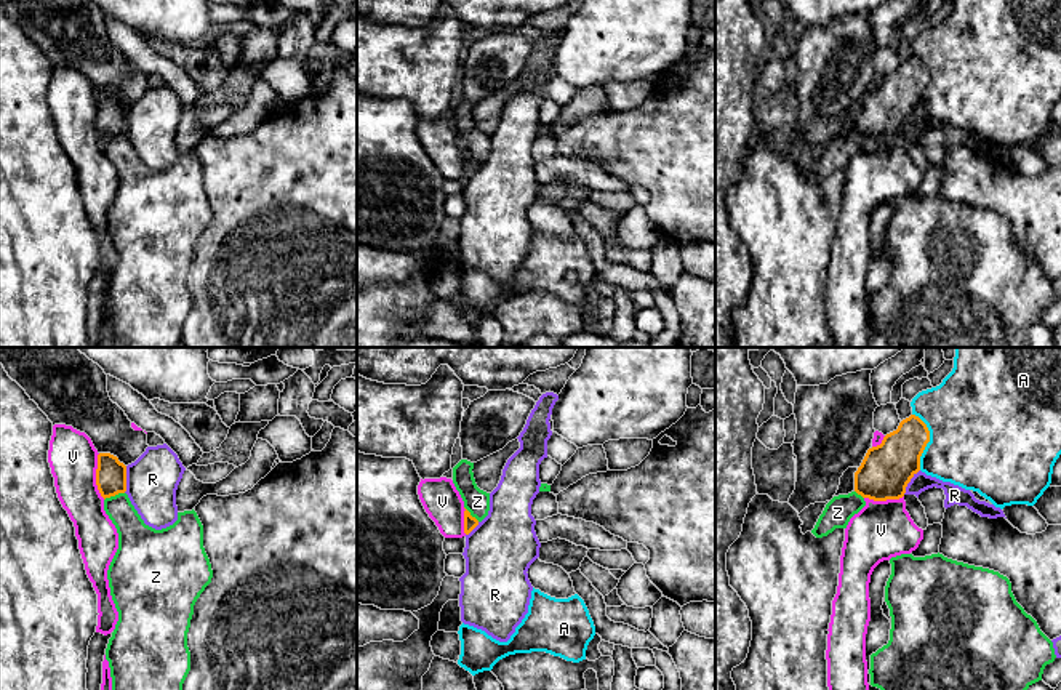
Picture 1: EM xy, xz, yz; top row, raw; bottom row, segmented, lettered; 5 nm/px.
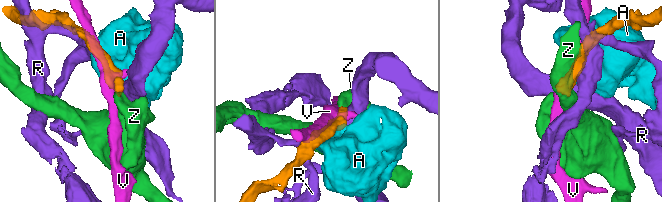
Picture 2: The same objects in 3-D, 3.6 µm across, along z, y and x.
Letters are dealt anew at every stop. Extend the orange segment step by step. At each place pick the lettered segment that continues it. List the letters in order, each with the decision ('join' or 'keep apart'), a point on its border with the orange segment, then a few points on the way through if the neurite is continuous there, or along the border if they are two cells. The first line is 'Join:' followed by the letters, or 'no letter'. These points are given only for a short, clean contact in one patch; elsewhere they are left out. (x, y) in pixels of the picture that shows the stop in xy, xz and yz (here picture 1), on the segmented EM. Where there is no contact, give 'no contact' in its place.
Join: no letter
A: keep apart; meets orange in yz at (928, 441)
R: keep apart; meets orange in xy at (125, 479)
V: keep apart; meets orange in xy at (96, 476)
Z: keep apart; meets orange in xy at (114, 495); border along xy (124, 492), (104, 500)

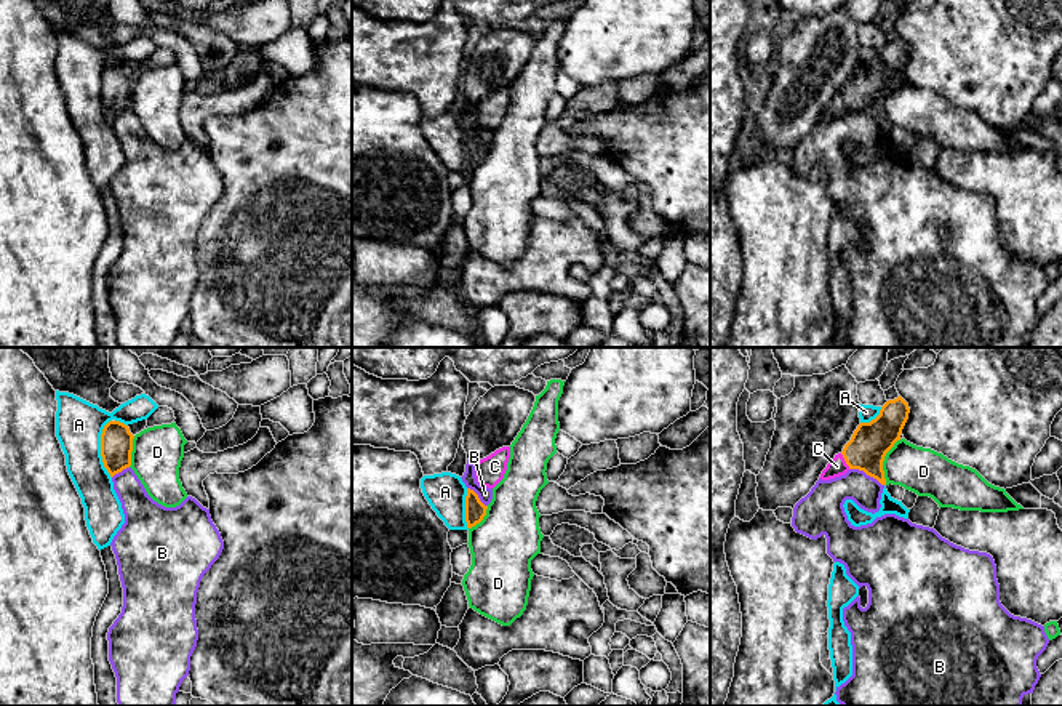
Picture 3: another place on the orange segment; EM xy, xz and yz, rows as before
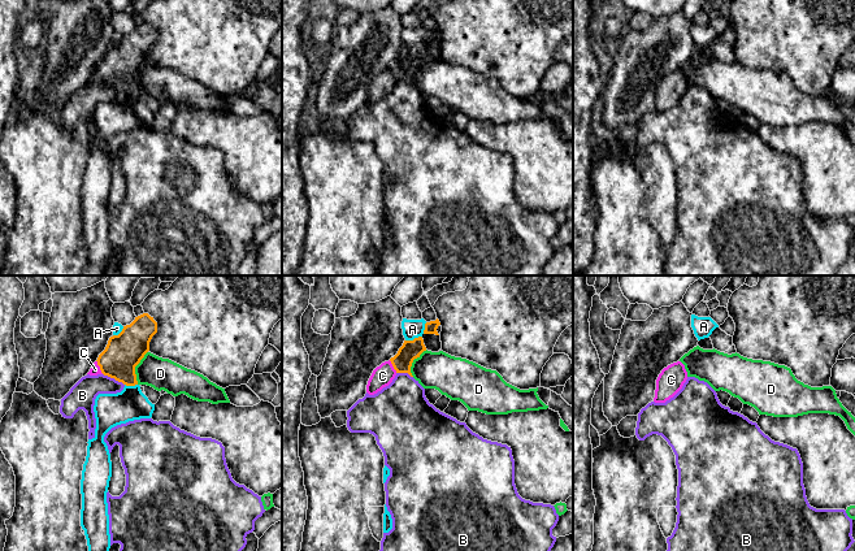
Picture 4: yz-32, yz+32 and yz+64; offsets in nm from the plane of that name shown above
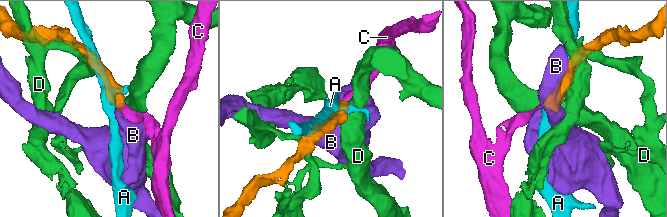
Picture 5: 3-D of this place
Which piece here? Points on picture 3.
Join: C
A: keep apart; meets orange in xy at (101, 449)
B: keep apart; meets orange in yz at (867, 474); border along yz (850, 468), (864, 471), (883, 485)
C: join; meets orange in yz at (845, 460); runs through yz (870, 442), (859, 453), (845, 460), (837, 466)
D: keep apart; meets orange in yz at (883, 460)

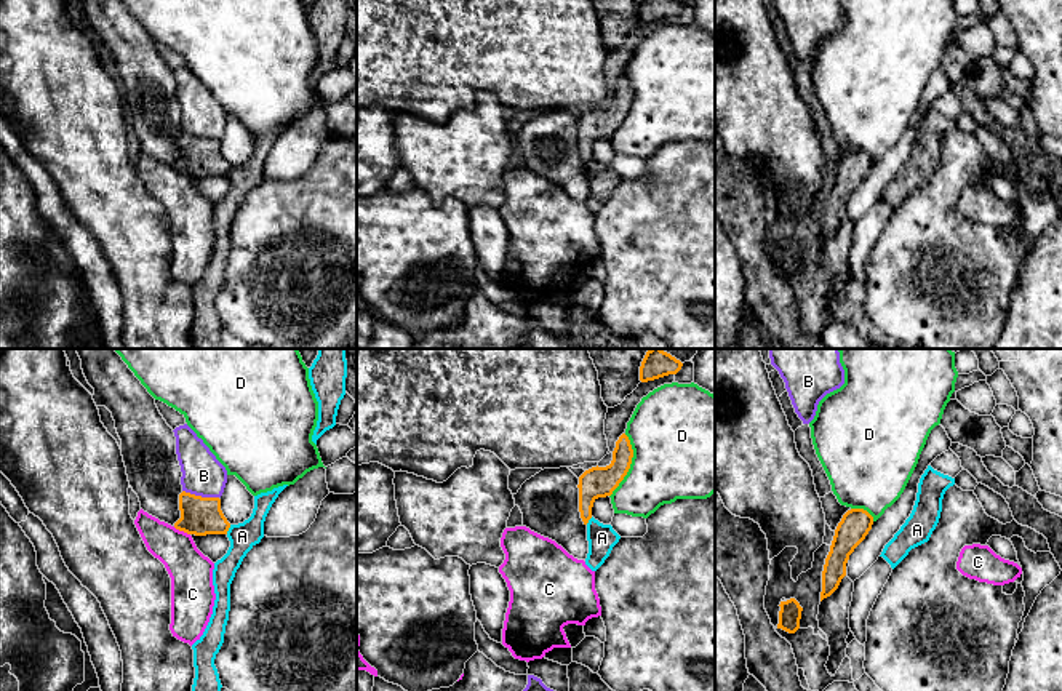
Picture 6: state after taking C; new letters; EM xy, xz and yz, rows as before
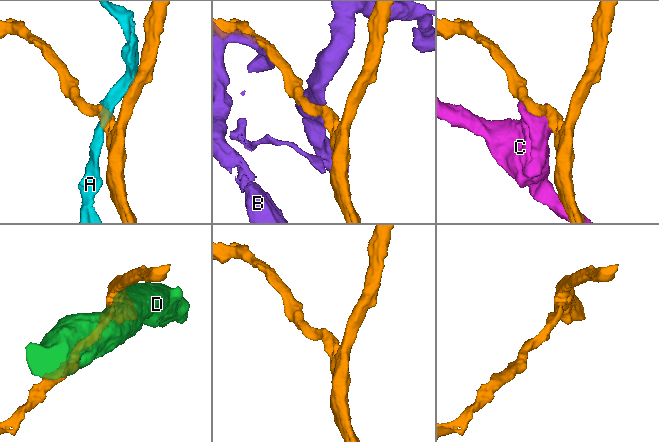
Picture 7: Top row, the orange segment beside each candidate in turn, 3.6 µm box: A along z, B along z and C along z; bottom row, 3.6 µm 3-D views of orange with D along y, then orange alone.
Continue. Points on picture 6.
Join: no letter
A: keep apart; meets orange in xy at (227, 530); border along xy (231, 525), (226, 533)
B: keep apart; meets orange in xy at (200, 496)
C: keep apart; meets orange in xy at (181, 530); border along xy (173, 527), (189, 535)
D: keep apart; meets orange in xz at (629, 466)

